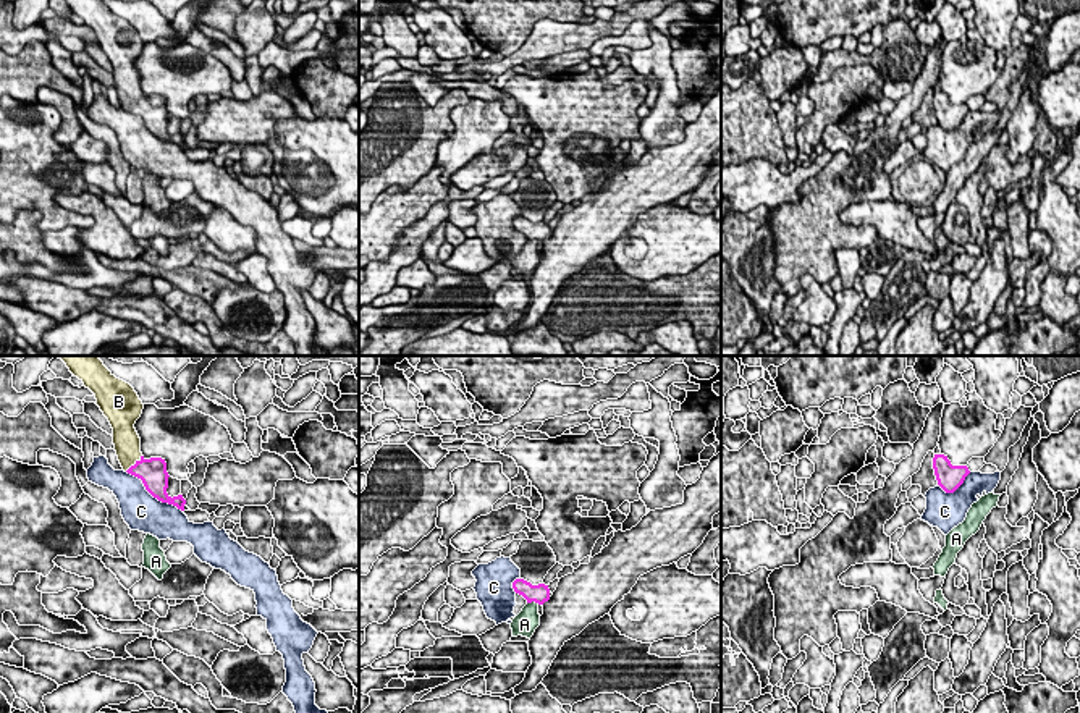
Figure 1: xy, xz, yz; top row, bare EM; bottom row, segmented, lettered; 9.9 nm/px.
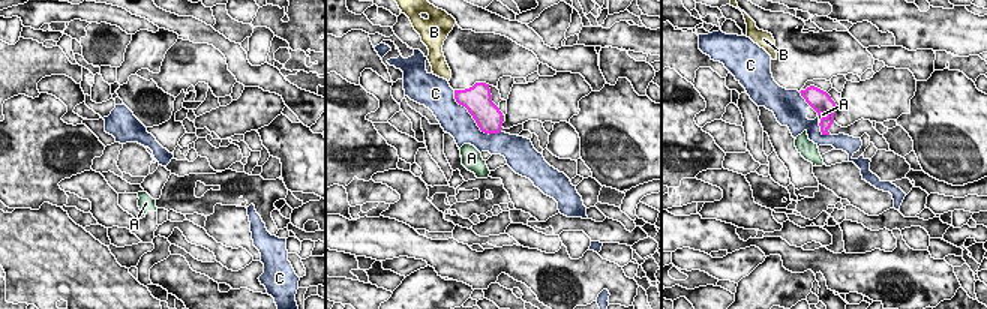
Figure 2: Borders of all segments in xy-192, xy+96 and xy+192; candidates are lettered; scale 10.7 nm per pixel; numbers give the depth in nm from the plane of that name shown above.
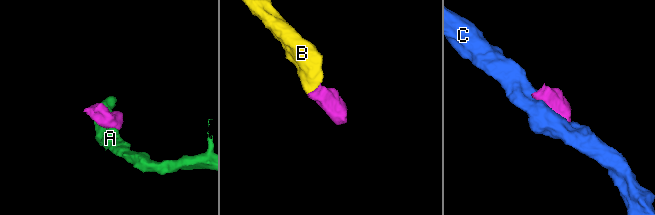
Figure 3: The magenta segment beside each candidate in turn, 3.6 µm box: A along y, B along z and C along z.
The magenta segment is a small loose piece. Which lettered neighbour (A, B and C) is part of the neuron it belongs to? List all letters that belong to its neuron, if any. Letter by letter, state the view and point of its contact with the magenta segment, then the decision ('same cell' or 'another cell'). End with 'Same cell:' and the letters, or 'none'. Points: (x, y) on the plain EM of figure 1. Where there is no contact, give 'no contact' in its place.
A: xz (534, 238) | another cell
B: xy (134, 102) | same cell
C: xy (152, 133) | another cell
Same cell: B

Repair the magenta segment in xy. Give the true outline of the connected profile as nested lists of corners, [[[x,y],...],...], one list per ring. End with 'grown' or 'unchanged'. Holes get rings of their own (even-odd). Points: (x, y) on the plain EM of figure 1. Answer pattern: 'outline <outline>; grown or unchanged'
outline [[[65,0],[70,10],[89,26],[97,44],[113,66],[113,82],[124,110],[142,118],[146,128],[162,141],[191,149],[183,133],[170,134],[167,100],[162,95],[146,97],[141,91],[141,76],[134,66],[144,42],[134,26],[116,16],[103,0]]]; grown

